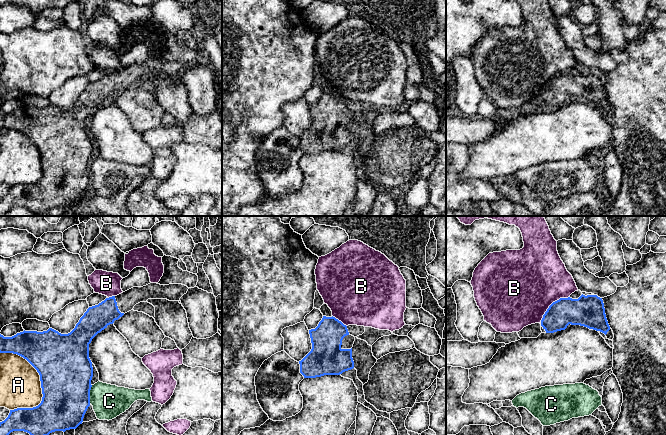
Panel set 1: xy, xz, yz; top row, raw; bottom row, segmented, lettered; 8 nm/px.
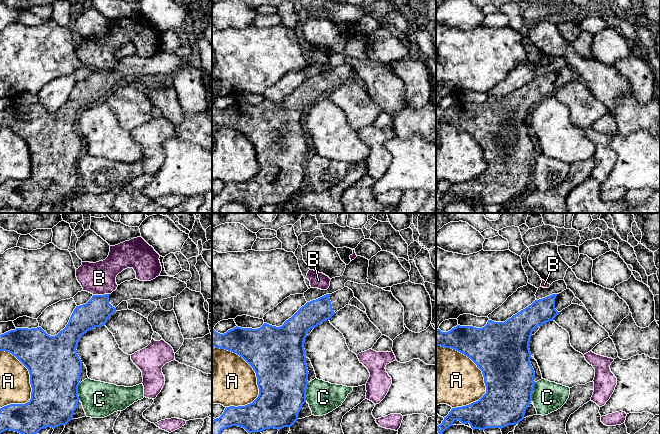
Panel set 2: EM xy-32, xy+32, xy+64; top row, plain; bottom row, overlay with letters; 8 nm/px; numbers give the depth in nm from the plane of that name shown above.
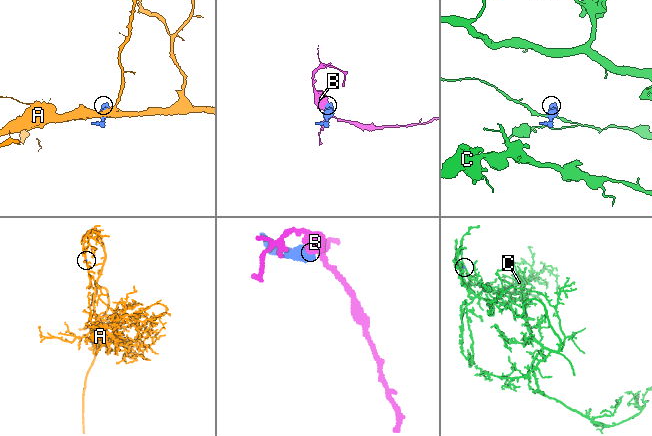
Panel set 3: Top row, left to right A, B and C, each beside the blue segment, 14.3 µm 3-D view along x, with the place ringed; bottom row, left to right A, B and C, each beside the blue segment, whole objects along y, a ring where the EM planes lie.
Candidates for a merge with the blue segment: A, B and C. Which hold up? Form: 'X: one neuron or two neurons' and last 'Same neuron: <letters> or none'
A: two neurons
B: two neurons
C: two neurons
Same neuron: none

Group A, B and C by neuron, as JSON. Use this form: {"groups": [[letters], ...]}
{"groups": [["A"], ["B"], ["C"]]}

